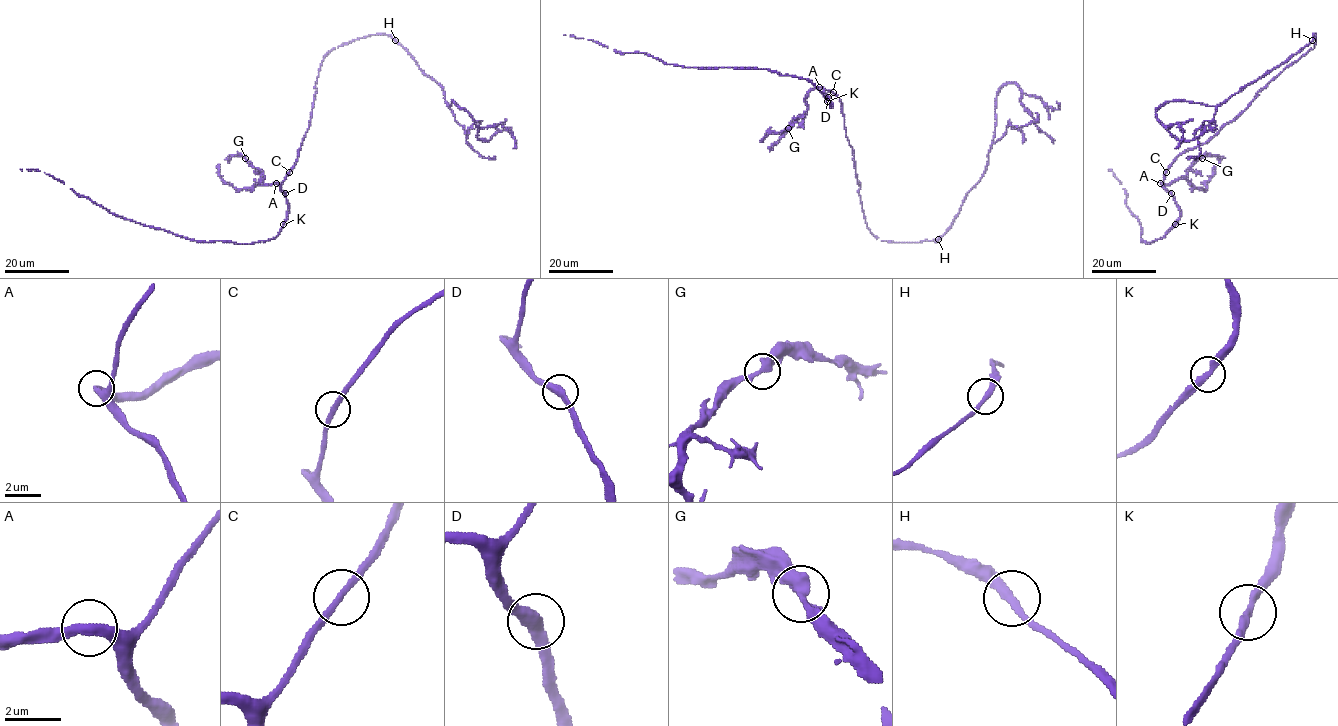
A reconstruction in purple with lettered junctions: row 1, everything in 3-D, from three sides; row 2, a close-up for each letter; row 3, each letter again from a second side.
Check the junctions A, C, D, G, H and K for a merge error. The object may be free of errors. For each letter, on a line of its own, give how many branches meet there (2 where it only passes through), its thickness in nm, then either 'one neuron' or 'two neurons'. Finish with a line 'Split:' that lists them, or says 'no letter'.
A: 2 branches meet; 320 nm thick; one neuron
C: 2 branches meet; 240 nm thick; one neuron
D: 2 branches meet; 400 nm thick; one neuron
G: 2 branches meet; 400 nm thick; one neuron
H: 2 branches meet; 300 nm thick; one neuron
K: 2 branches meet; 300 nm thick; one neuron
Split: no letter

